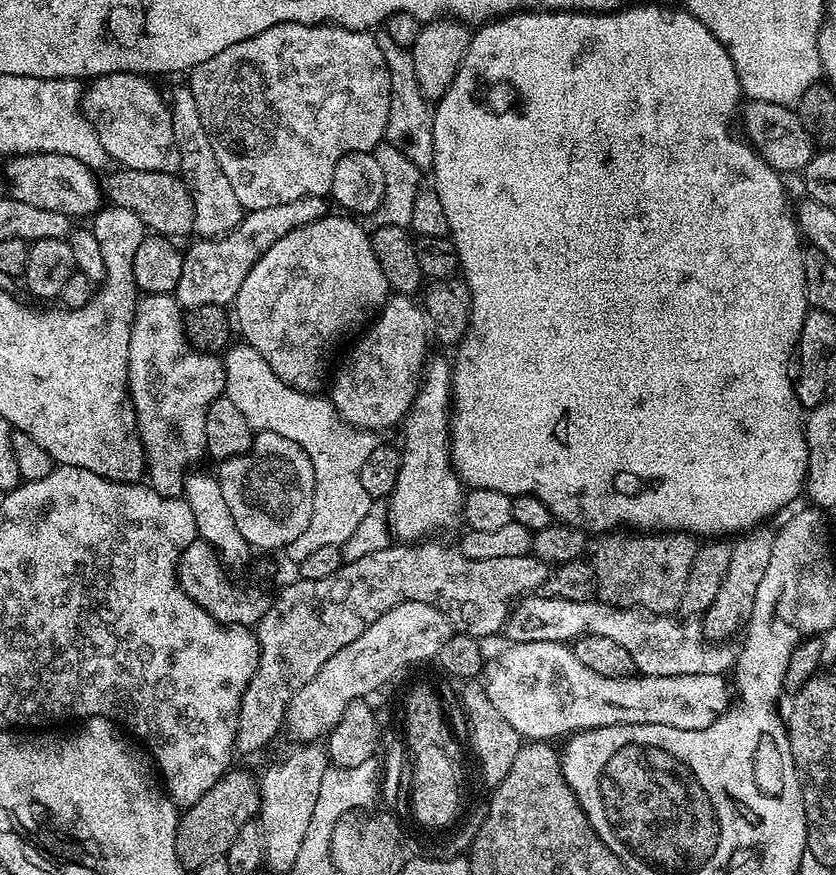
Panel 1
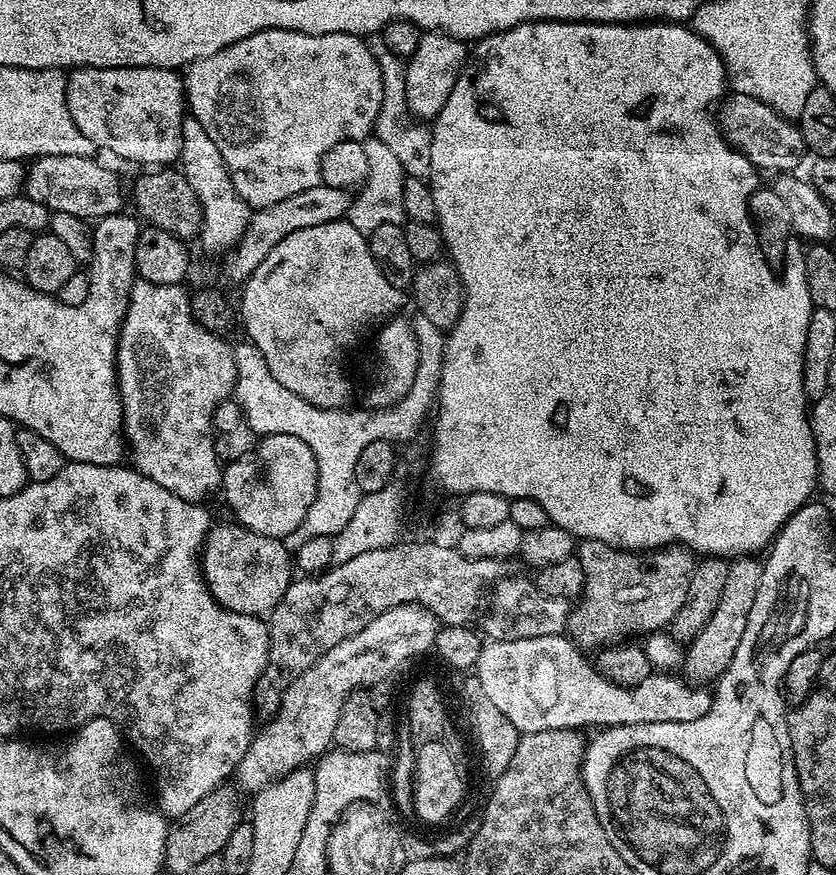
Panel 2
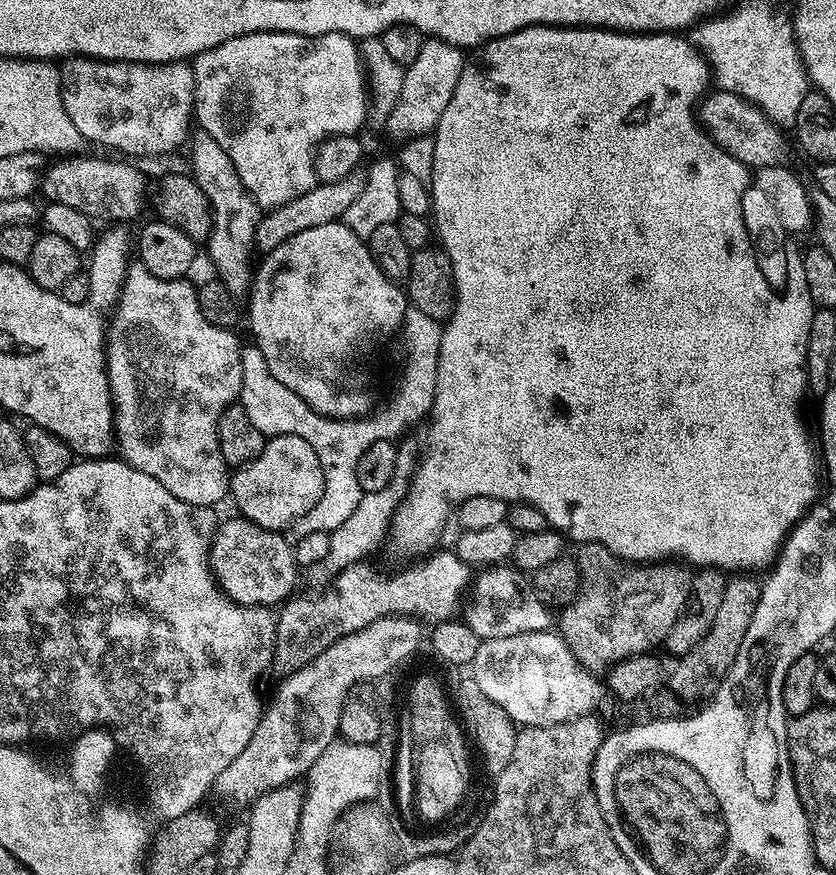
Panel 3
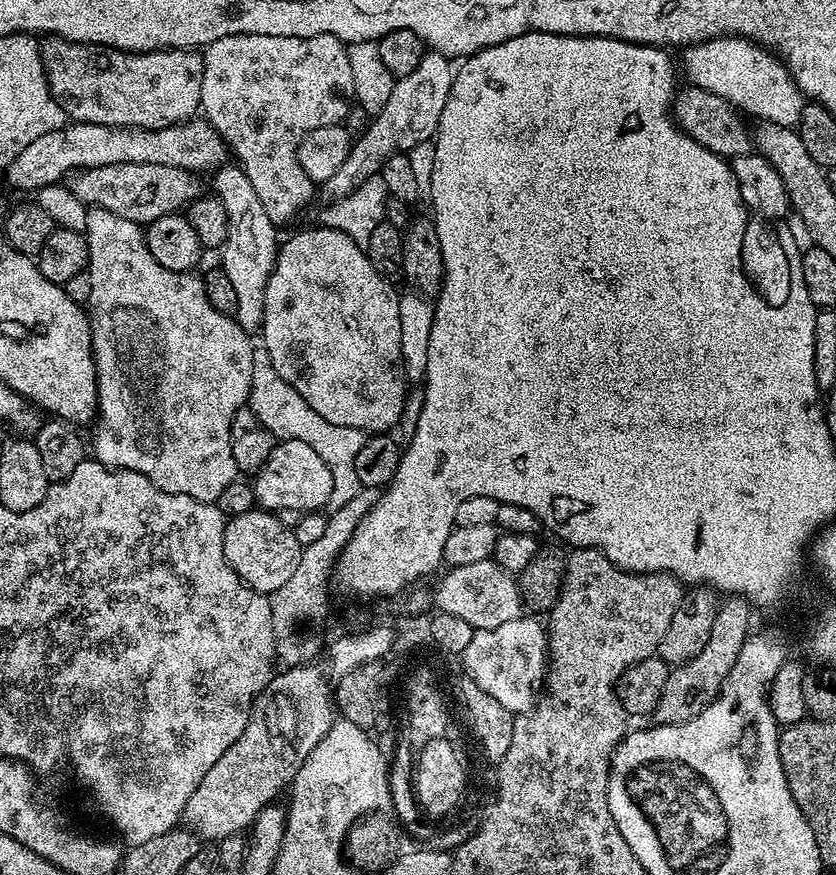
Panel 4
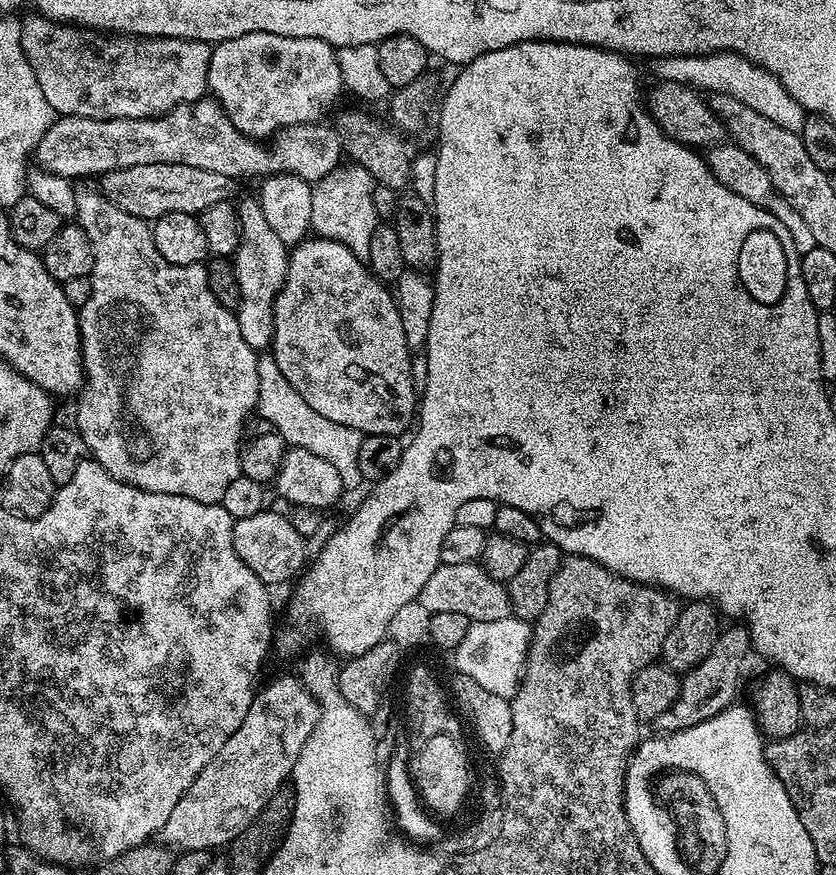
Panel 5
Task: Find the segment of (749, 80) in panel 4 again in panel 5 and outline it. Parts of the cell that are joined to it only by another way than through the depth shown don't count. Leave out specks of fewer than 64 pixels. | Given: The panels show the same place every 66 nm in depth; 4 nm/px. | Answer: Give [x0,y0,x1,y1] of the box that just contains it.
[651,52,806,132]

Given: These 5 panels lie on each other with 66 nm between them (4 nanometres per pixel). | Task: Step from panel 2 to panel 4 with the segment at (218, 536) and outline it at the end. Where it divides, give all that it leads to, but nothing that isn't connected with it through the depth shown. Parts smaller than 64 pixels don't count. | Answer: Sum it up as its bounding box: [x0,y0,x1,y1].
[222,510,302,594]

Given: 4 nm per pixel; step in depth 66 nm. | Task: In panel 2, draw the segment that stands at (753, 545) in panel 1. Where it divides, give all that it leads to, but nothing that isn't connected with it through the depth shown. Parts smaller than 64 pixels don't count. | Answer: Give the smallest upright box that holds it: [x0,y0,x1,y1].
[683,558,763,686]

